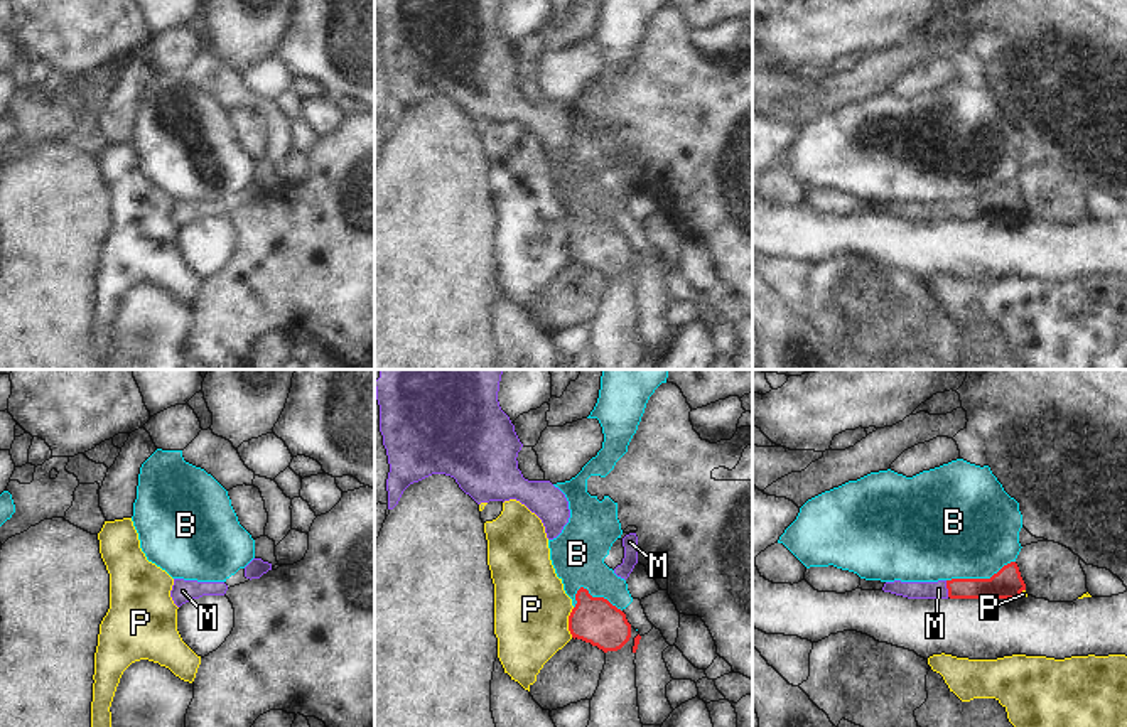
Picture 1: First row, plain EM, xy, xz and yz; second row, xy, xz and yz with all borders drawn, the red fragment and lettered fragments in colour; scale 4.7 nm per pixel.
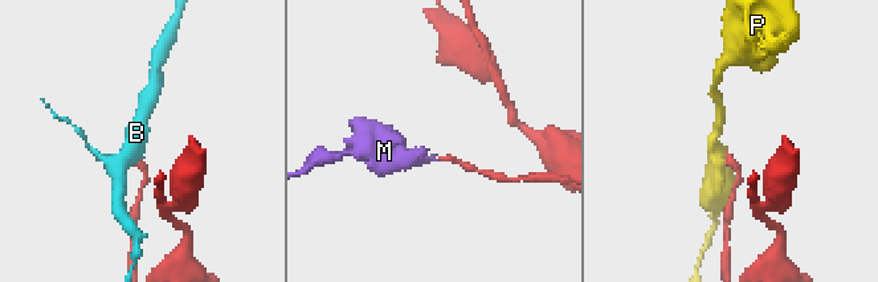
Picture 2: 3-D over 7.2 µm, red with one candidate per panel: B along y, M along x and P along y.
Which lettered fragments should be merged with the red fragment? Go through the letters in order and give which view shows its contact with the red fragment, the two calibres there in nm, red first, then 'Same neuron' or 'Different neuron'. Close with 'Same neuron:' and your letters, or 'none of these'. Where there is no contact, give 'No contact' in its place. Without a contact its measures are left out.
B: Touches red in yz. Thickness 140 nm (red) against 480 nm. Different neuron
M: Touches red in yz. Thickness 120 nm (red) against 80 nm. Same neuron
P: Touches red in xz. Thickness 220 nm (red) against 360 nm. Different neuron
Same neuron: M

